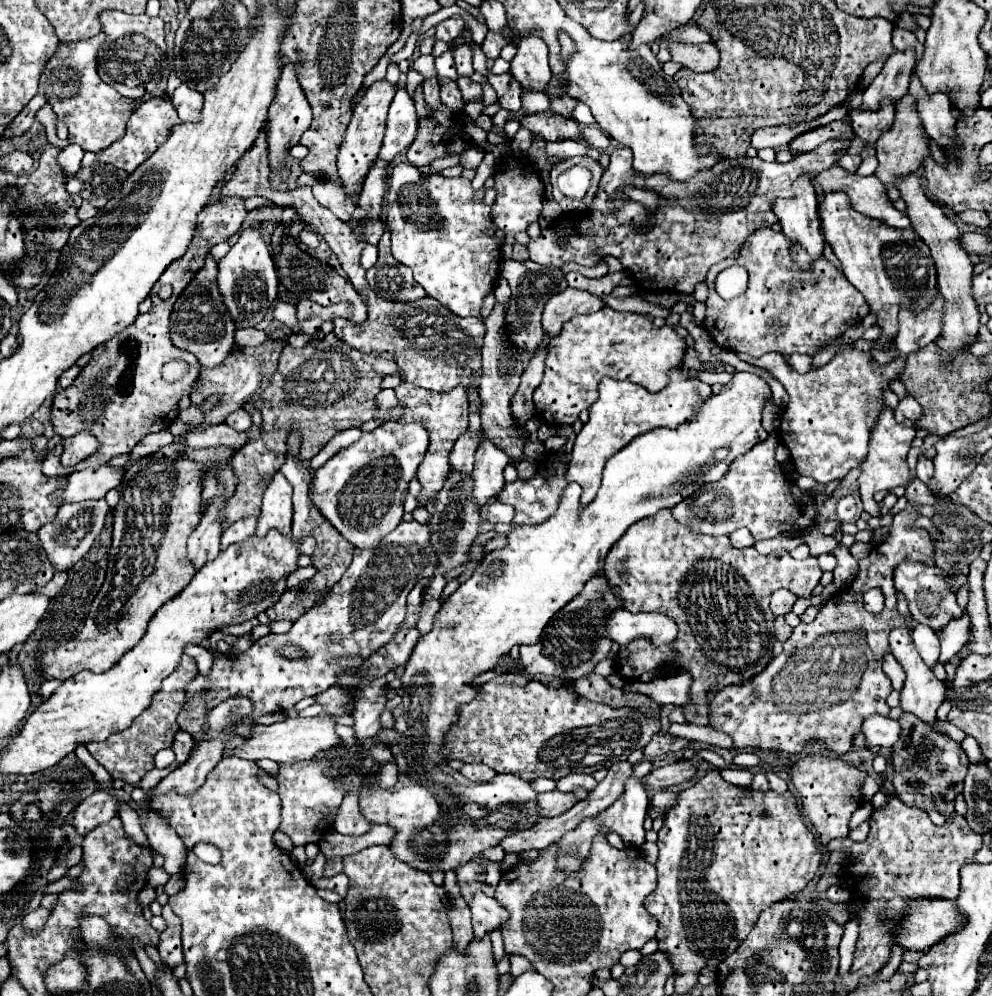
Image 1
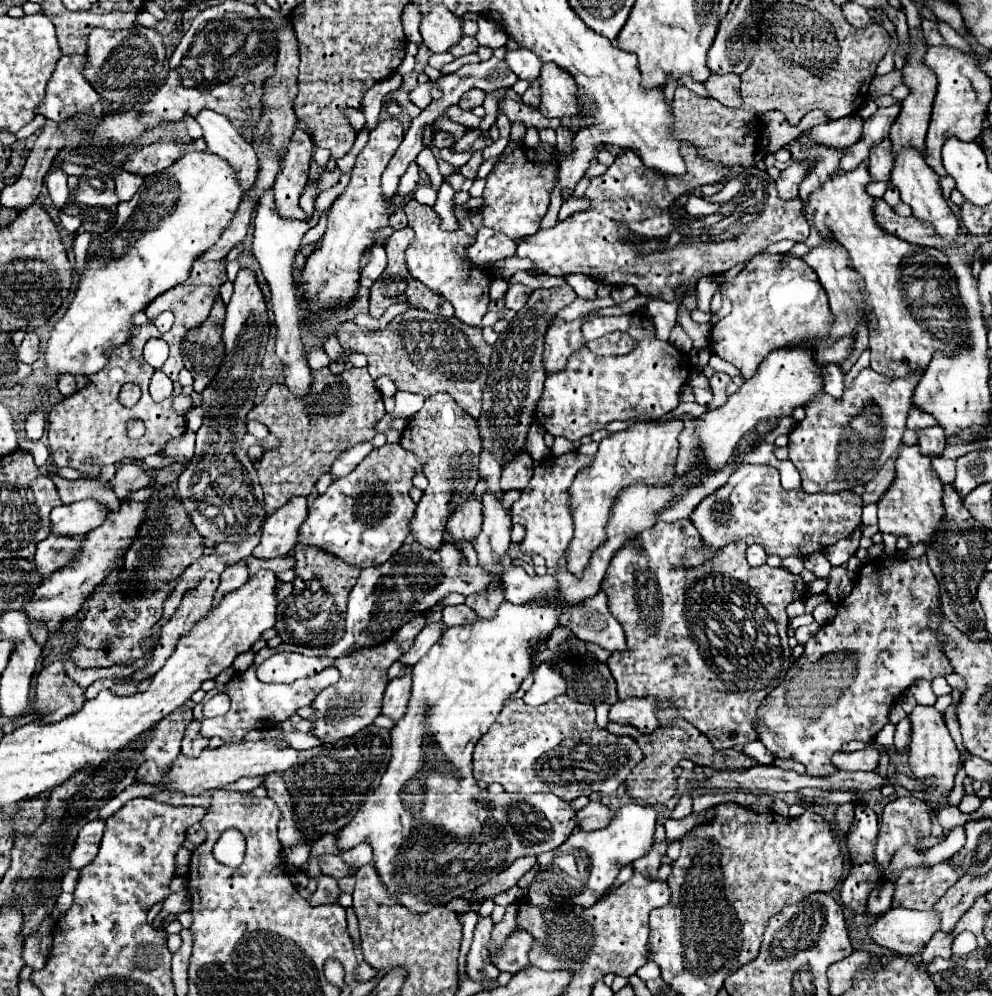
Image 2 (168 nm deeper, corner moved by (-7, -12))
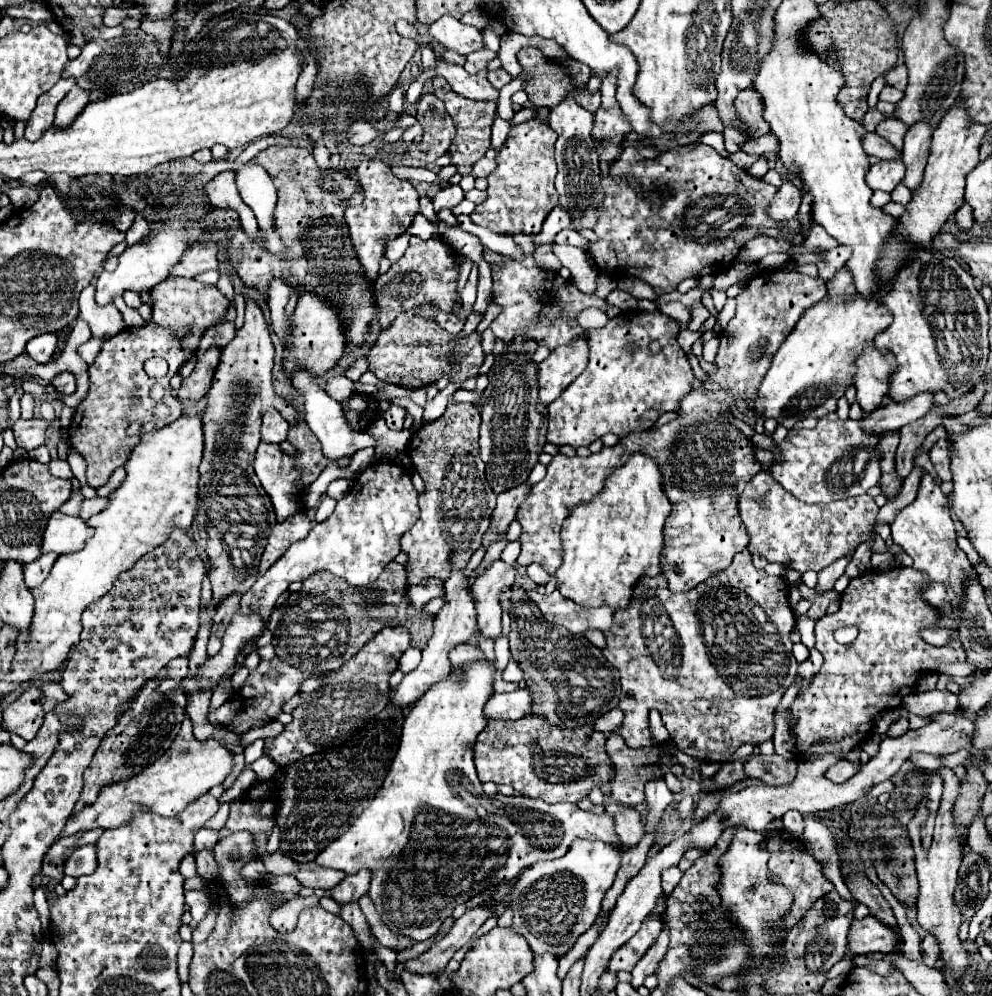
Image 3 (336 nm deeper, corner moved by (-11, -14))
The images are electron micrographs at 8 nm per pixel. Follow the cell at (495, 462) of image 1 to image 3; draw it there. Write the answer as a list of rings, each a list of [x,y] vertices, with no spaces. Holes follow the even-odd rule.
[[[499,559],[471,585],[477,607],[477,629],[481,635],[491,639],[497,639],[497,635],[501,635],[499,593],[511,587],[513,579],[515,579],[515,567]]]

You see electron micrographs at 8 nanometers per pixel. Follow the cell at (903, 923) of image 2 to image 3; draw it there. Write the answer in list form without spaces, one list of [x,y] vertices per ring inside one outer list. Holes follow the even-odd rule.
[[[873,915],[865,919],[853,919],[849,929],[849,951],[853,955],[869,953],[893,953],[897,947],[897,935],[891,927],[879,923]]]

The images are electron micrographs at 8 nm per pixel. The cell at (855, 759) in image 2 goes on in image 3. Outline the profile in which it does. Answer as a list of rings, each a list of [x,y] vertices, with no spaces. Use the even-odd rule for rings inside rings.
[[[841,759],[839,763],[835,763],[825,771],[825,777],[833,783],[845,783],[849,777],[853,777],[859,771],[859,767],[861,767],[859,763],[849,763],[847,759]]]

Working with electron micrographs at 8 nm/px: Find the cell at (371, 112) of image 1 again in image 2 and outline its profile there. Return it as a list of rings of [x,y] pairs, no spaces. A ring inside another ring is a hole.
[[[397,117],[379,121],[377,127],[369,133],[369,143],[357,155],[357,163],[351,171],[351,181],[345,191],[333,201],[327,215],[327,231],[317,241],[315,251],[307,257],[305,269],[301,273],[301,289],[309,299],[305,303],[305,311],[317,311],[323,307],[345,305],[357,295],[359,287],[359,259],[361,253],[371,247],[373,233],[379,227],[387,225],[391,215],[389,201],[383,199],[381,191],[381,173],[393,157],[395,149],[403,141],[403,125]]]

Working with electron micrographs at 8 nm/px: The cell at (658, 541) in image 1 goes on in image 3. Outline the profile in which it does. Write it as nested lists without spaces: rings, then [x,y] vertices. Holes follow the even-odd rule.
[[[745,549],[735,555],[733,559],[733,571],[723,571],[717,577],[709,577],[703,585],[697,585],[689,593],[671,593],[667,587],[667,581],[663,575],[659,577],[643,577],[635,585],[633,591],[633,601],[627,609],[617,611],[613,615],[613,625],[611,631],[605,633],[607,645],[603,649],[603,657],[619,669],[621,673],[621,695],[631,695],[631,699],[641,699],[641,703],[647,703],[647,709],[657,709],[663,717],[663,725],[671,733],[671,739],[677,743],[677,747],[705,763],[725,763],[731,759],[731,755],[743,745],[743,743],[753,743],[759,745],[763,741],[769,741],[773,737],[773,715],[775,709],[783,697],[783,693],[793,685],[797,677],[797,661],[791,653],[791,631],[795,627],[795,615],[793,609],[789,607],[787,601],[787,581],[783,577],[771,577],[763,569],[755,569],[751,563],[751,553]]]

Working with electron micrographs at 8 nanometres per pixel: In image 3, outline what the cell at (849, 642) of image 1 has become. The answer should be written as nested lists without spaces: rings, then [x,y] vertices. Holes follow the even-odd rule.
[[[895,567],[889,571],[869,571],[861,577],[855,577],[849,581],[847,589],[841,595],[841,609],[837,613],[829,613],[815,625],[815,637],[817,637],[817,649],[823,655],[825,663],[821,667],[821,673],[813,679],[811,687],[807,689],[807,707],[797,709],[791,707],[787,713],[787,721],[791,731],[795,733],[797,749],[803,755],[847,755],[851,749],[861,745],[873,729],[873,719],[887,707],[899,707],[903,703],[903,697],[911,693],[911,687],[915,689],[915,683],[921,675],[921,669],[935,671],[941,663],[963,663],[965,661],[965,649],[961,643],[953,641],[947,647],[933,647],[925,643],[919,637],[919,629],[923,625],[931,625],[937,621],[937,611],[929,607],[919,591],[927,585],[927,575],[913,569],[913,567]],[[855,625],[859,629],[859,635],[849,645],[839,645],[833,639],[835,629]]]

